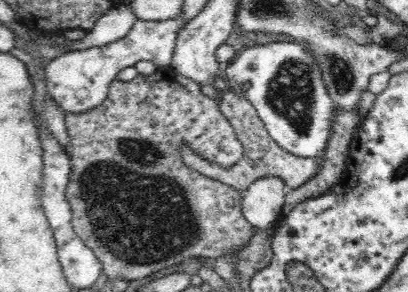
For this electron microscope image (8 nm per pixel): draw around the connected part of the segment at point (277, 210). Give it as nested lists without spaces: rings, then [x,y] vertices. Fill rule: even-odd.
[[[277,176],[256,179],[242,192],[243,216],[253,228],[268,229],[281,218],[287,192],[285,182]]]

